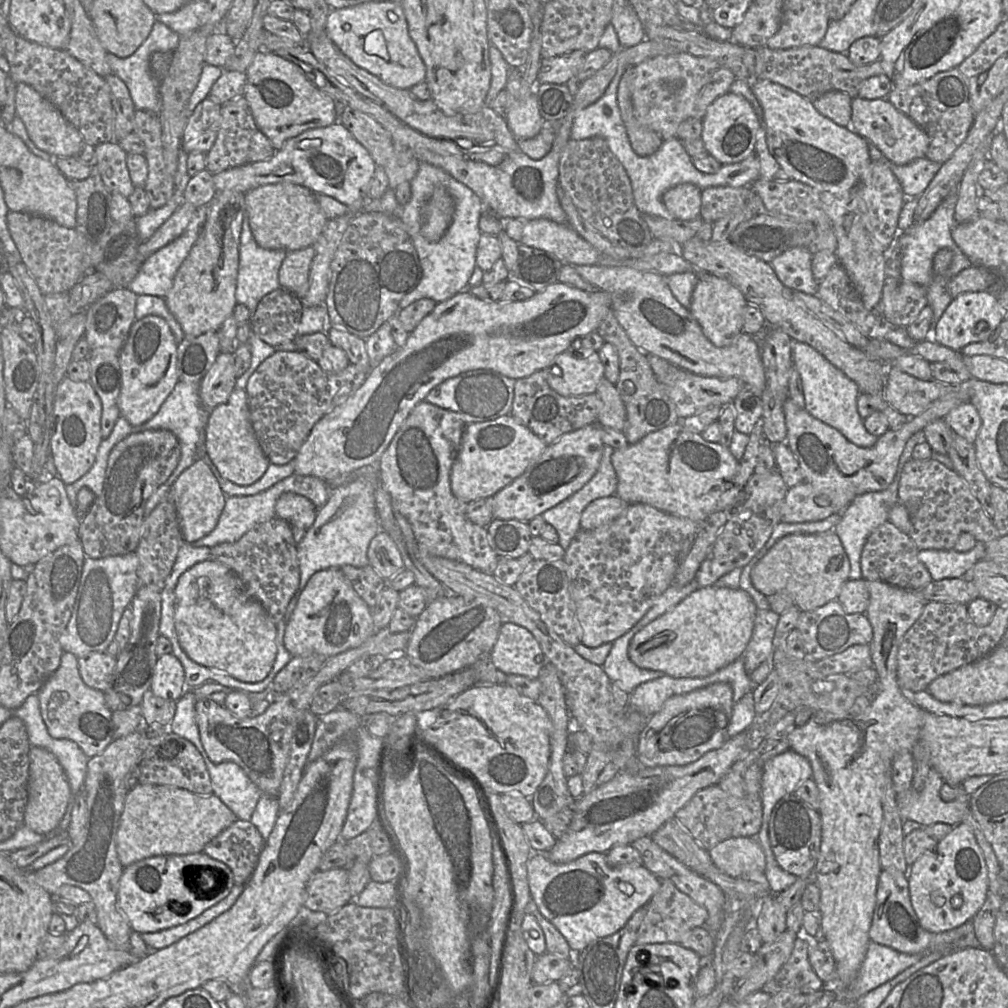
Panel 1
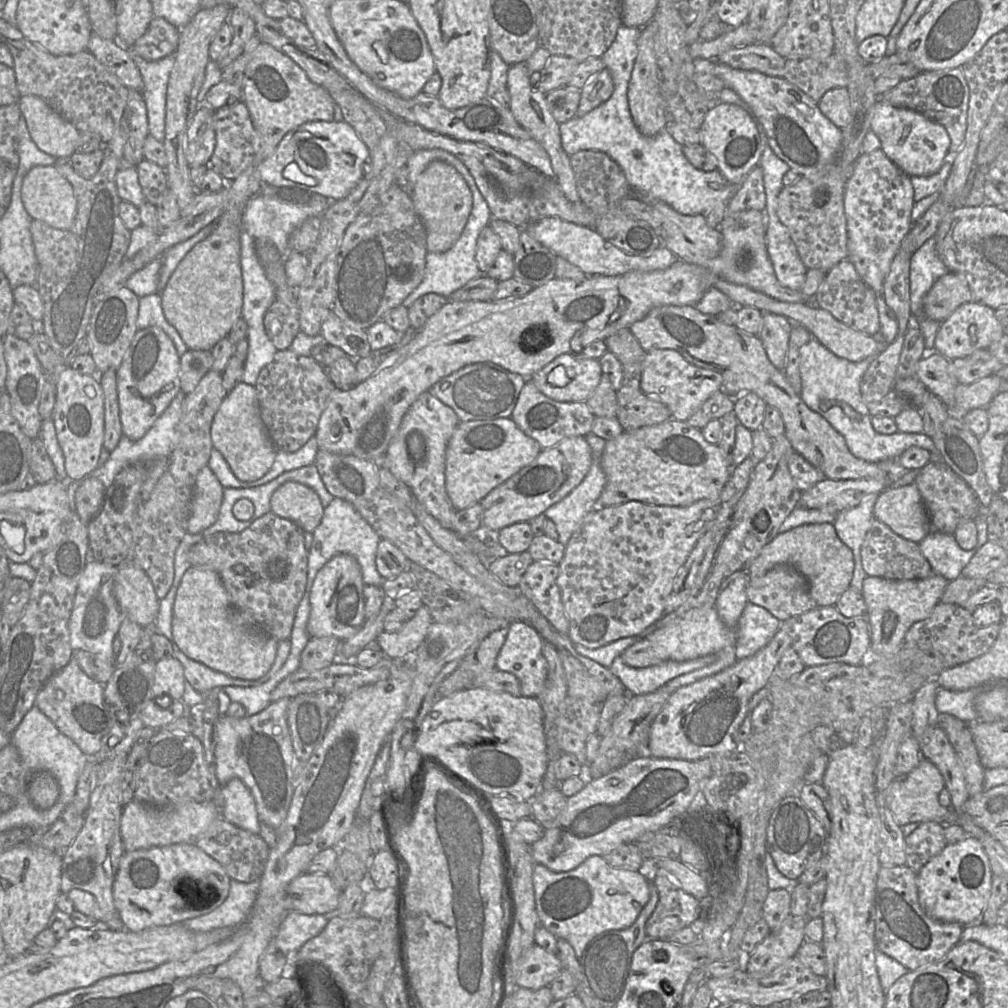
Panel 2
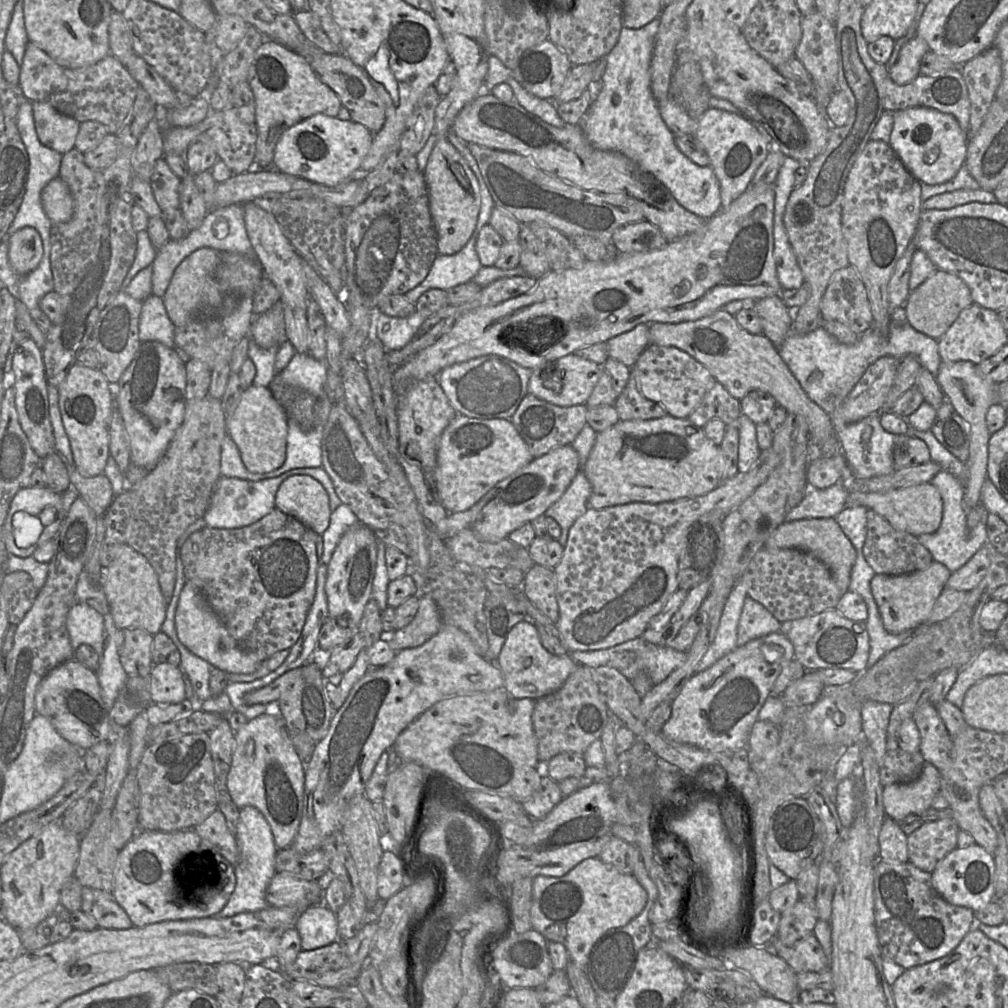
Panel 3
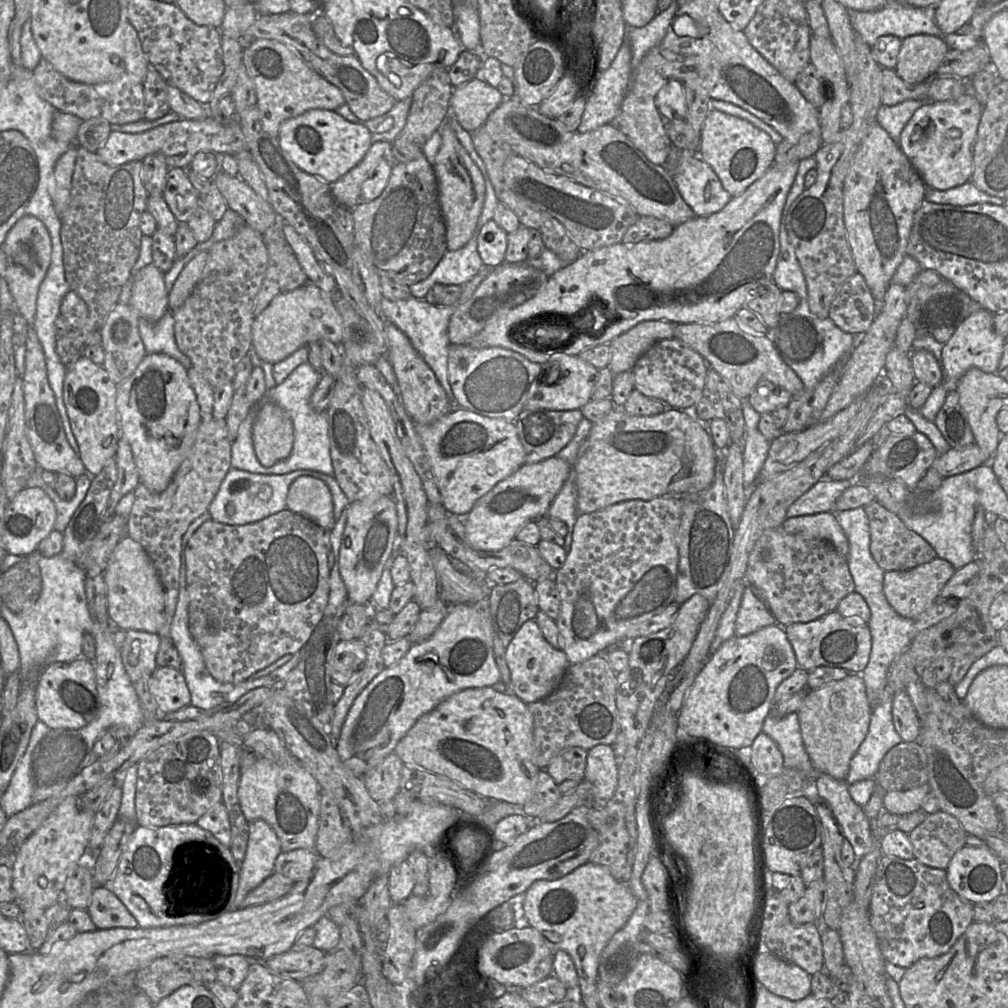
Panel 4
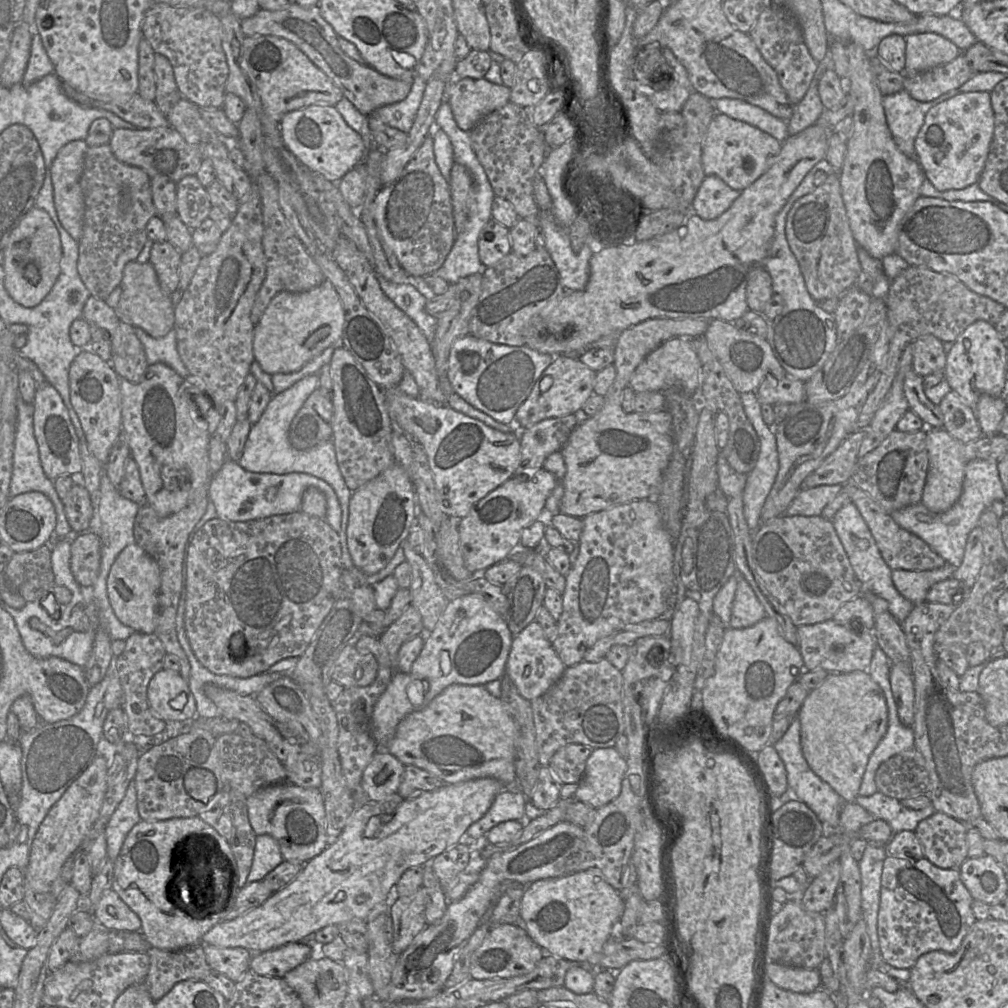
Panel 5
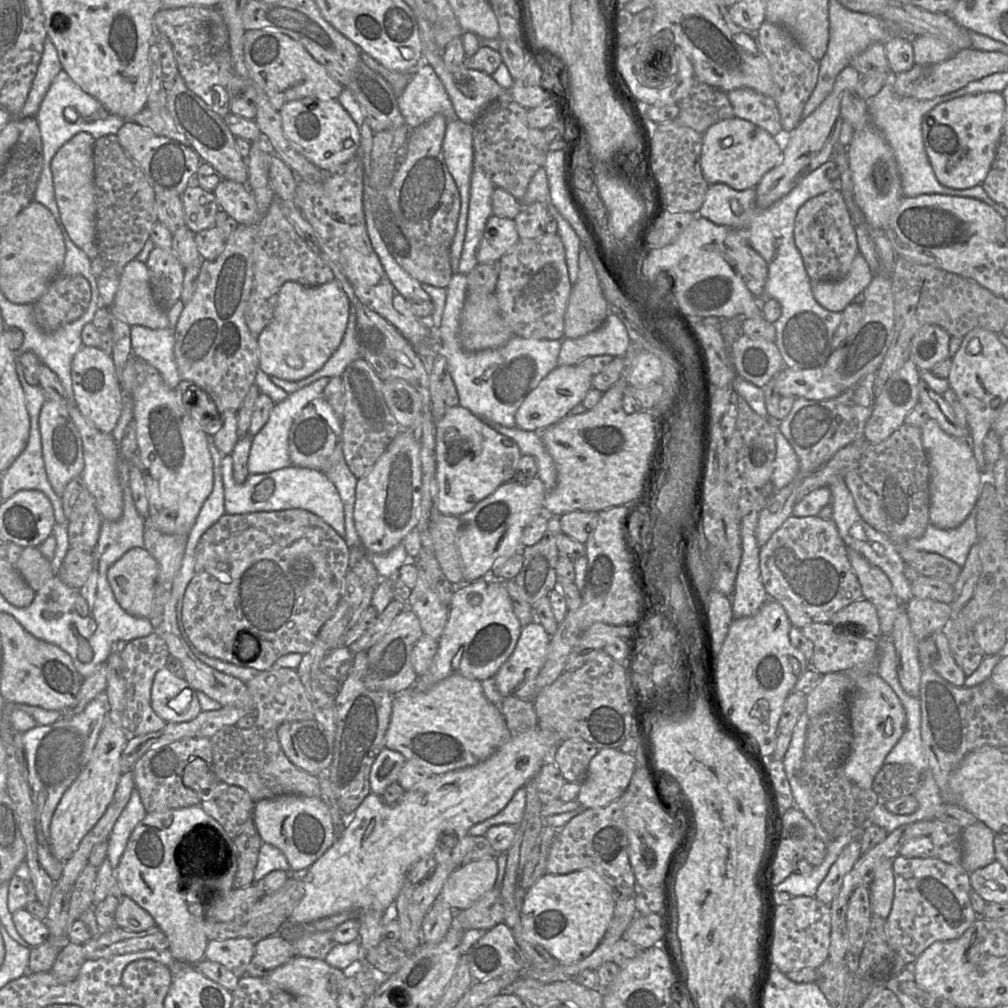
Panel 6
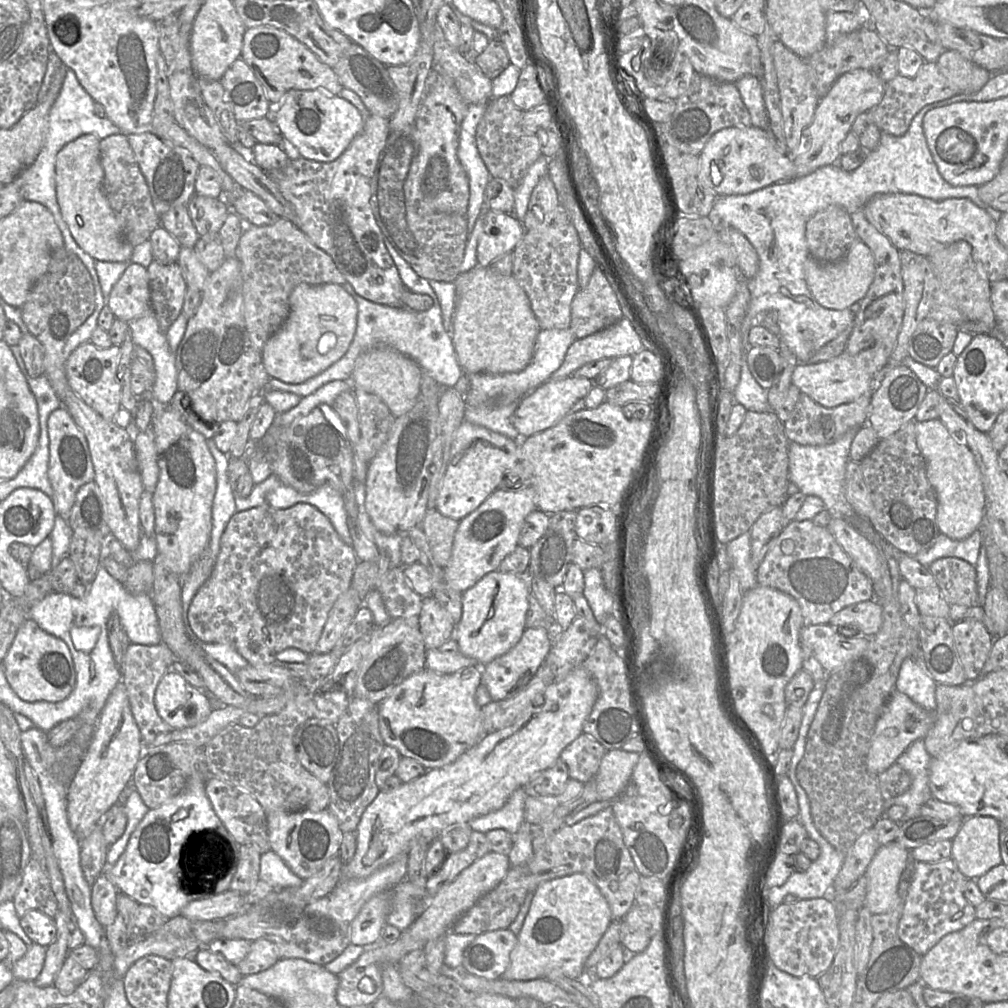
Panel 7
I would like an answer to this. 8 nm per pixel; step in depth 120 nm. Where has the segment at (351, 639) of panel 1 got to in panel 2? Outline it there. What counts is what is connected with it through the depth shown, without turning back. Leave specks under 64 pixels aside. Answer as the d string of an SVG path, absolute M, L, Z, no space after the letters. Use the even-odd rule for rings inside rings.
M348 554L332 557L316 574L309 594L310 614L307 632L312 637L334 637L344 641L365 622L363 577L356 559Z

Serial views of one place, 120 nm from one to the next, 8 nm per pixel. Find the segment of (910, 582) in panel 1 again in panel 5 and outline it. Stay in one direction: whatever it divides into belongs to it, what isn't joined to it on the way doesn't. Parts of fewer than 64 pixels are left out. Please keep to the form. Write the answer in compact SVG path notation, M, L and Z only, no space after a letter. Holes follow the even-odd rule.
M852 481L843 484L842 491L845 491L850 496L851 501L858 508L875 539L883 560L892 570L933 570L942 567L946 563L946 561L933 551L921 538L900 527L894 521L890 512L886 511L868 493Z

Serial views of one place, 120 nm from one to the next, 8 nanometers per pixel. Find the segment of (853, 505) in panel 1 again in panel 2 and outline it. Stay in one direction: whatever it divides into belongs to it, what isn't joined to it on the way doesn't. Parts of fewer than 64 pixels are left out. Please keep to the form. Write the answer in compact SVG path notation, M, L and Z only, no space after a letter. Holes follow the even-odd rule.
M870 494L859 505L842 510L833 523L838 537L853 552L854 572L851 587L862 593L863 581L867 574L862 566L861 547L874 520L874 505L879 494Z

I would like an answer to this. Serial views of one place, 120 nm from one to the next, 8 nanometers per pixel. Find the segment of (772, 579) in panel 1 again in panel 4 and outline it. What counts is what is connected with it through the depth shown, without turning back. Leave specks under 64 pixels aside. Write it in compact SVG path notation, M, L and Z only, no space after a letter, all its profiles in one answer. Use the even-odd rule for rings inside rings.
M834 512L786 518L781 528L788 534L798 535L805 539L826 541L843 557L848 555L849 542Z

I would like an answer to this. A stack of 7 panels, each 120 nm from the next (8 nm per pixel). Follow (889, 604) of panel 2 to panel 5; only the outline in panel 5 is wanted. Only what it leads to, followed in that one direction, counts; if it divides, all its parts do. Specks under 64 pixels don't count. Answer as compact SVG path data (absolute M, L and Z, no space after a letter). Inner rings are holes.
M946 562L942 567L933 570L892 570L891 578L899 593L916 605L926 601L927 592L932 585L953 578L954 570L955 567Z

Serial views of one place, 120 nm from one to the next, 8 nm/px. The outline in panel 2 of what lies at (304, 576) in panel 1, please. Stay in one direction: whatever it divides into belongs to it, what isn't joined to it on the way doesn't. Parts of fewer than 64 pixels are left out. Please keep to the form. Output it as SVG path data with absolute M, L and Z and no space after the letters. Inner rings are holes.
M334 497L324 508L319 525L312 532L313 540L308 550L307 582L305 591L312 588L317 572L334 556L348 554L358 562L365 585L382 586L383 579L376 569L375 558L379 536L356 509L347 501Z

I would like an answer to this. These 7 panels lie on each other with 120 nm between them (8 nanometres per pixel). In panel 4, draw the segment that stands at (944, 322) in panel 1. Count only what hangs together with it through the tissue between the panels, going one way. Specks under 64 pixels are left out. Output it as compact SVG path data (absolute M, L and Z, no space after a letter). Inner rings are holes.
M985 309L973 313L956 327L951 338L943 344L942 367L946 374L943 384L949 390L955 389L955 384L971 368L985 373L996 373L1006 340L995 332L993 316Z

